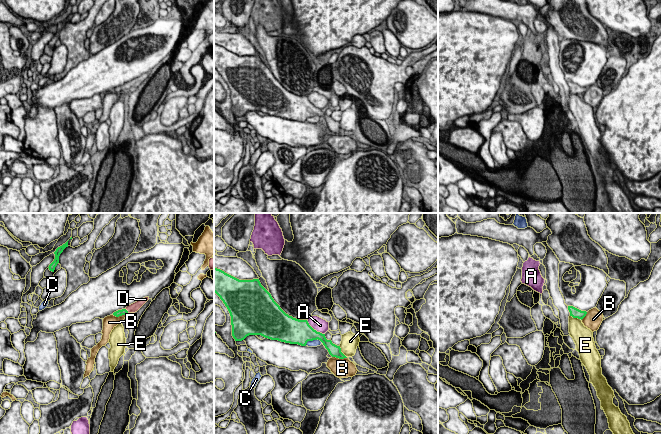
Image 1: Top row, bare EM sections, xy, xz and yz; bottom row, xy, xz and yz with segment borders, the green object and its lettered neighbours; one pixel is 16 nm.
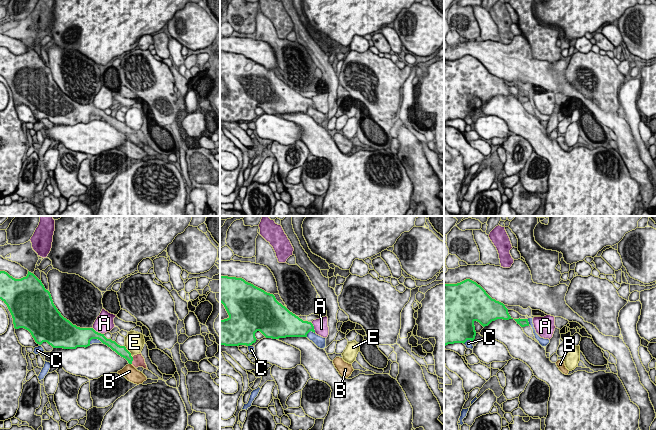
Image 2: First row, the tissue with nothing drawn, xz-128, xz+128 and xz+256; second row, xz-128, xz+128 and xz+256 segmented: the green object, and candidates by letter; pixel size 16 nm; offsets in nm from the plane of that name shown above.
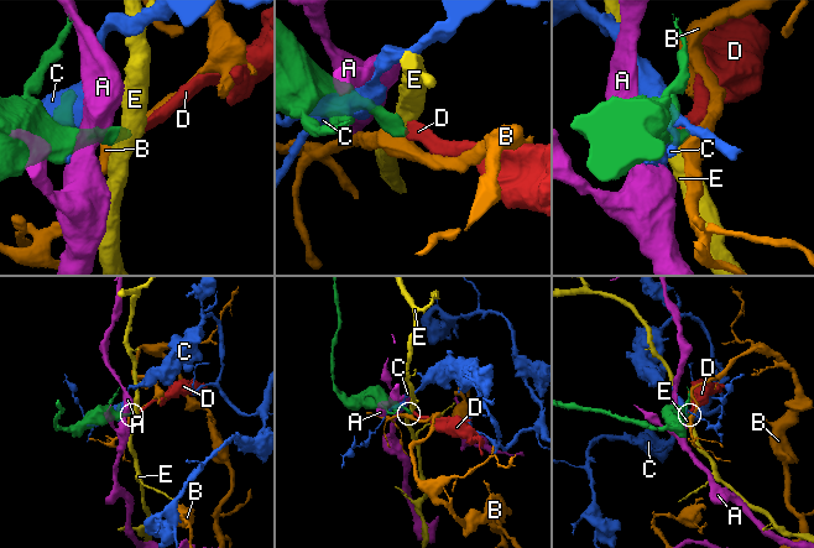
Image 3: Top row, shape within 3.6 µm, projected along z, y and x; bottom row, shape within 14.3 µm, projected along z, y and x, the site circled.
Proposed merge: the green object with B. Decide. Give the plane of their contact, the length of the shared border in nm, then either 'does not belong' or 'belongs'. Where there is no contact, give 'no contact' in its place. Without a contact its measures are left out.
meets green in xz; contact 240 nm long; does not belong

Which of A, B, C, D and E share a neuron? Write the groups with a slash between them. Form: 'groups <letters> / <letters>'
groups A / B / C / D / E

